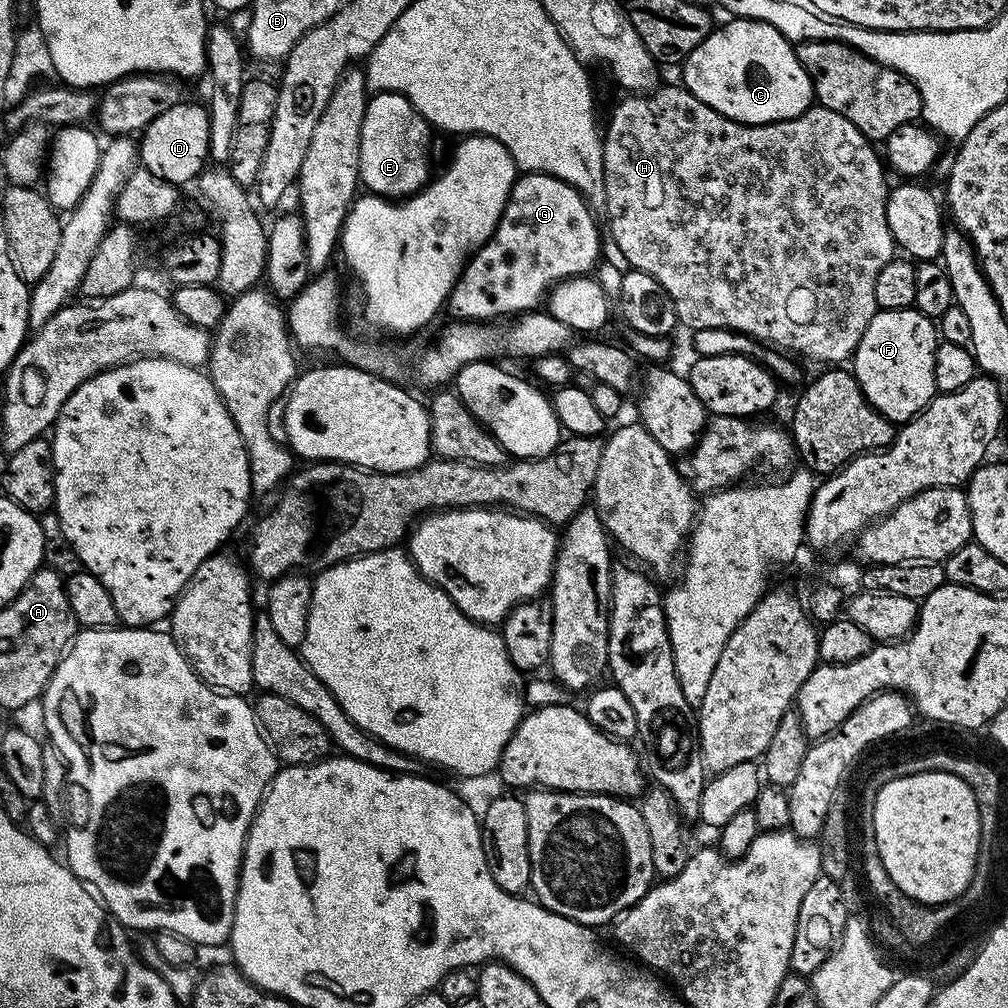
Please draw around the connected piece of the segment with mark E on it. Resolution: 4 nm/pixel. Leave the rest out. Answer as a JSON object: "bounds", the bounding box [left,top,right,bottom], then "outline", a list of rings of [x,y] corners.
{"bounds":[360,92,433,198],"outline":[[[397,92],[369,95],[360,131],[360,178],[369,193],[385,198],[407,198],[429,183],[428,147],[433,129],[418,114],[409,97]]]}

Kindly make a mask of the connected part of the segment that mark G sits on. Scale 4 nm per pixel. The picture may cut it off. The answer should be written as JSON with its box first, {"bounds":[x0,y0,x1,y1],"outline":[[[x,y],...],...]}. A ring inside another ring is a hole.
{"bounds":[447,172,602,322],"outline":[[[525,172],[517,175],[516,184],[510,190],[506,206],[500,215],[498,226],[494,234],[481,248],[473,251],[469,261],[464,265],[464,270],[456,280],[456,285],[452,288],[452,295],[448,297],[447,307],[452,308],[453,317],[460,320],[475,320],[477,322],[487,321],[489,318],[512,318],[517,314],[531,312],[541,307],[542,301],[547,297],[553,284],[559,284],[561,280],[568,280],[572,276],[589,275],[597,267],[598,261],[602,256],[602,239],[600,240],[600,228],[596,225],[593,209],[589,208],[584,200],[584,193],[574,184],[562,182],[562,178],[554,178],[550,174],[541,172]]]}

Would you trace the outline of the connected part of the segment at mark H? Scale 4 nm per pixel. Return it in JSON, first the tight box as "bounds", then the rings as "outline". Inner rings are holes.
{"bounds":[602,84,897,366],"outline":[[[668,84],[647,94],[628,94],[623,98],[625,100],[613,110],[608,120],[608,129],[605,127],[602,132],[606,186],[603,211],[608,212],[611,243],[622,250],[629,269],[650,274],[672,299],[677,321],[692,332],[725,328],[728,332],[750,336],[753,341],[772,344],[768,346],[781,353],[805,356],[816,364],[824,364],[820,366],[840,366],[851,361],[866,326],[870,326],[870,318],[874,318],[878,310],[874,282],[878,282],[882,266],[886,266],[897,251],[886,222],[890,184],[884,181],[886,168],[881,153],[872,149],[875,148],[873,141],[867,140],[857,128],[846,122],[842,114],[834,114],[834,110],[819,106],[807,108],[798,118],[755,125],[741,124],[739,120],[724,116],[706,106],[706,102],[694,98],[694,94],[683,86],[675,88]]]}

